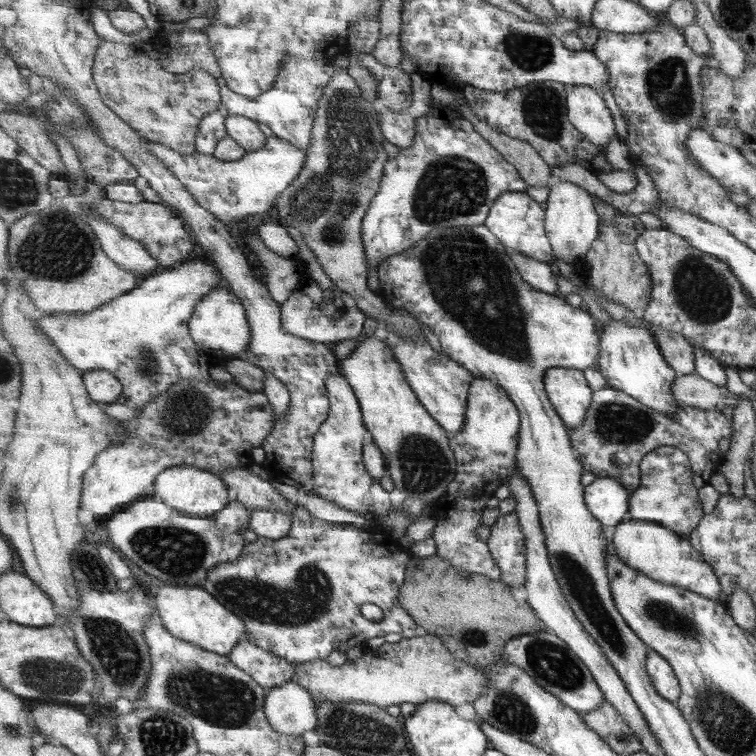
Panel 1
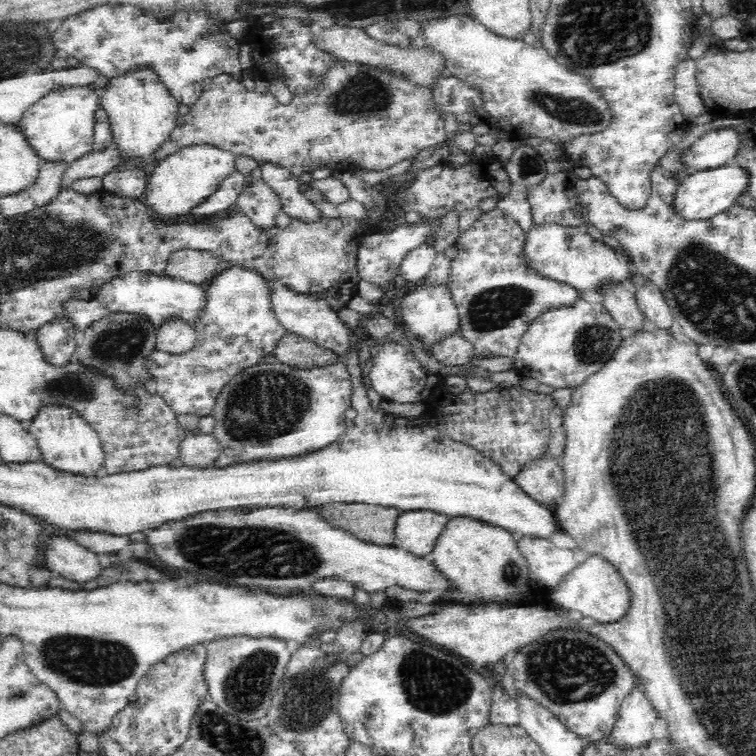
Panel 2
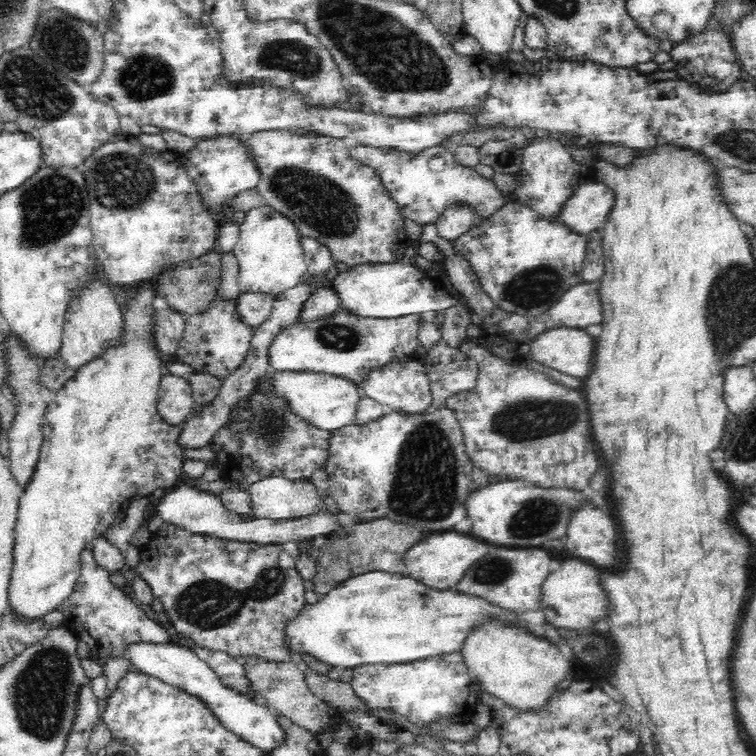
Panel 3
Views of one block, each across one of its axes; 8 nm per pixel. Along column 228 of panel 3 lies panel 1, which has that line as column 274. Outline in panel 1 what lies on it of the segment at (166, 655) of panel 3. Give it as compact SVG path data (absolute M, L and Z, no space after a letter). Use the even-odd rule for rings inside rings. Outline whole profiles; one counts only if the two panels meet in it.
M293 680L266 690L265 715L280 734L301 738L305 732L315 731L317 707L313 695Z

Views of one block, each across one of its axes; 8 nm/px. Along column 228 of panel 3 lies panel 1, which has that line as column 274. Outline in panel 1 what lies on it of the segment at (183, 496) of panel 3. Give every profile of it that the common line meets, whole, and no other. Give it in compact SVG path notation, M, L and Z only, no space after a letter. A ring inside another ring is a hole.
M277 510L252 511L250 528L261 537L279 540L292 529L292 515Z

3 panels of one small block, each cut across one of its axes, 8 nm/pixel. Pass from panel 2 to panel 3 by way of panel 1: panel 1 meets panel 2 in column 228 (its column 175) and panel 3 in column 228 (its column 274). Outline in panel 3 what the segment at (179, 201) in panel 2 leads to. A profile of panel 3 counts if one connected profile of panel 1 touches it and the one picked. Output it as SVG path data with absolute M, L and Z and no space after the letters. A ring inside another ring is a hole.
M234 135L206 138L198 141L188 154L181 152L188 176L198 191L200 203L219 222L227 217L228 207L235 198L256 187L259 181L259 172L239 140Z

